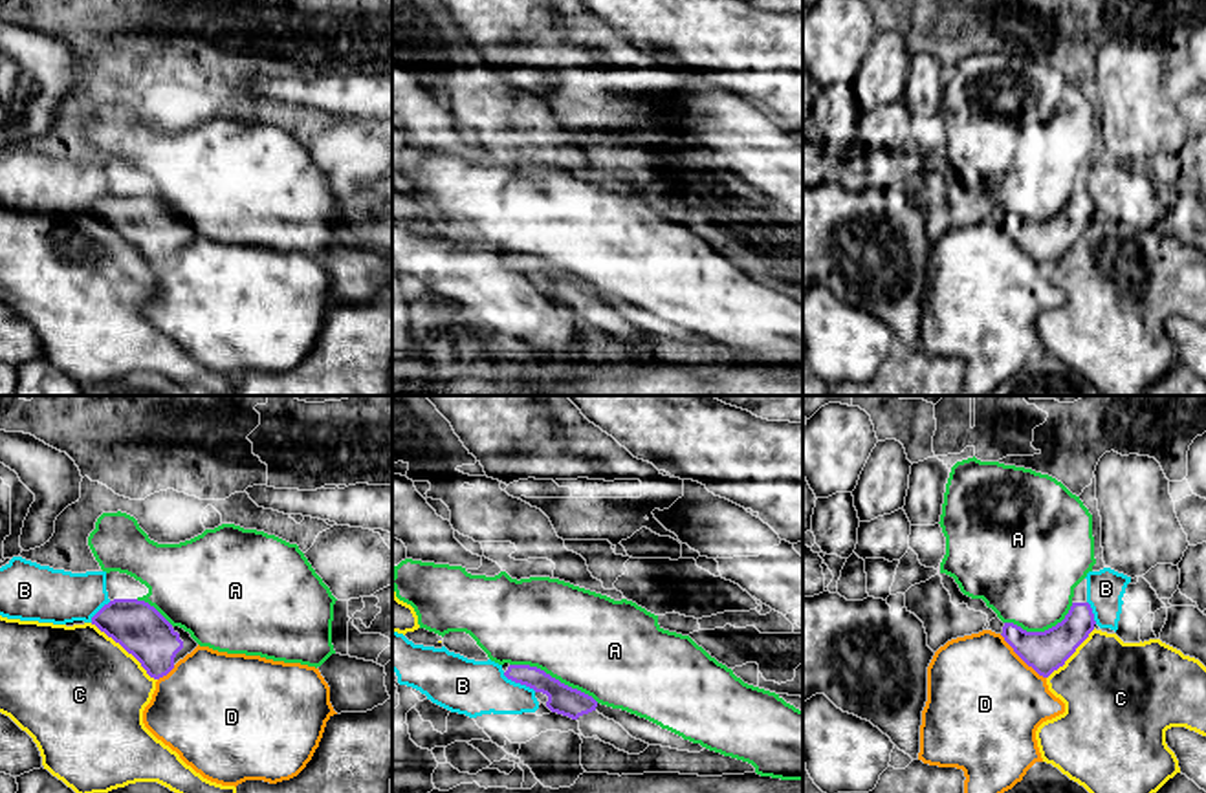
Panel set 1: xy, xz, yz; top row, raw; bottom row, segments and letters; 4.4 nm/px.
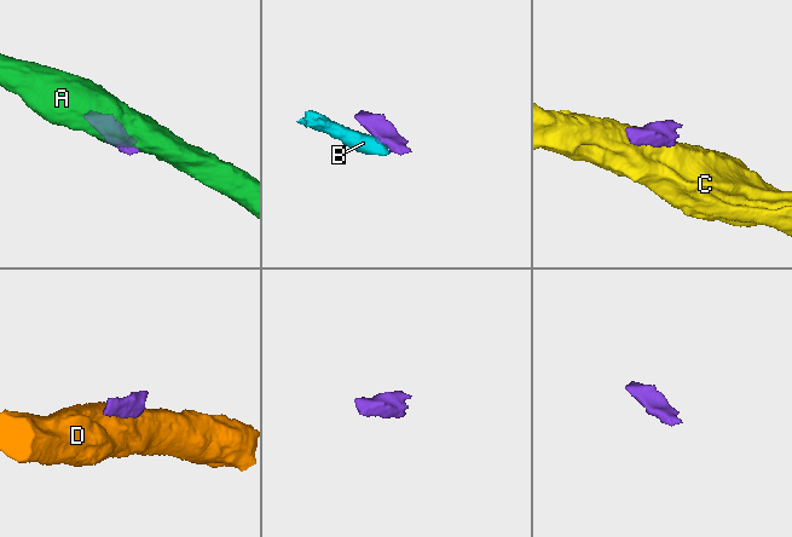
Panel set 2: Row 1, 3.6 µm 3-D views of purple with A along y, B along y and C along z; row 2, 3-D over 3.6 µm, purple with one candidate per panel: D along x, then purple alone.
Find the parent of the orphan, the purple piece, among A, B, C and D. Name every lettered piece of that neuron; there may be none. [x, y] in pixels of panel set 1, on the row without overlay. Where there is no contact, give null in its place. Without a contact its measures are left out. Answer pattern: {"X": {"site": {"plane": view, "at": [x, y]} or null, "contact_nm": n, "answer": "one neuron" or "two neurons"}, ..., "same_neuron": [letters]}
{"A": {"site": {"plane": "xz", "at": [554, 268]}, "contact_nm": 420, "answer": "two neurons"}, "B": {"site": {"plane": "xz", "at": [519, 271]}, "contact_nm": 170, "answer": "two neurons"}, "C": {"site": {"plane": "xy", "at": [125, 238]}, "contact_nm": 380, "answer": "two neurons"}, "D": {"site": {"plane": "yz", "at": [1021, 248]}, "contact_nm": 280, "answer": "two neurons"}, "same_neuron": []}

